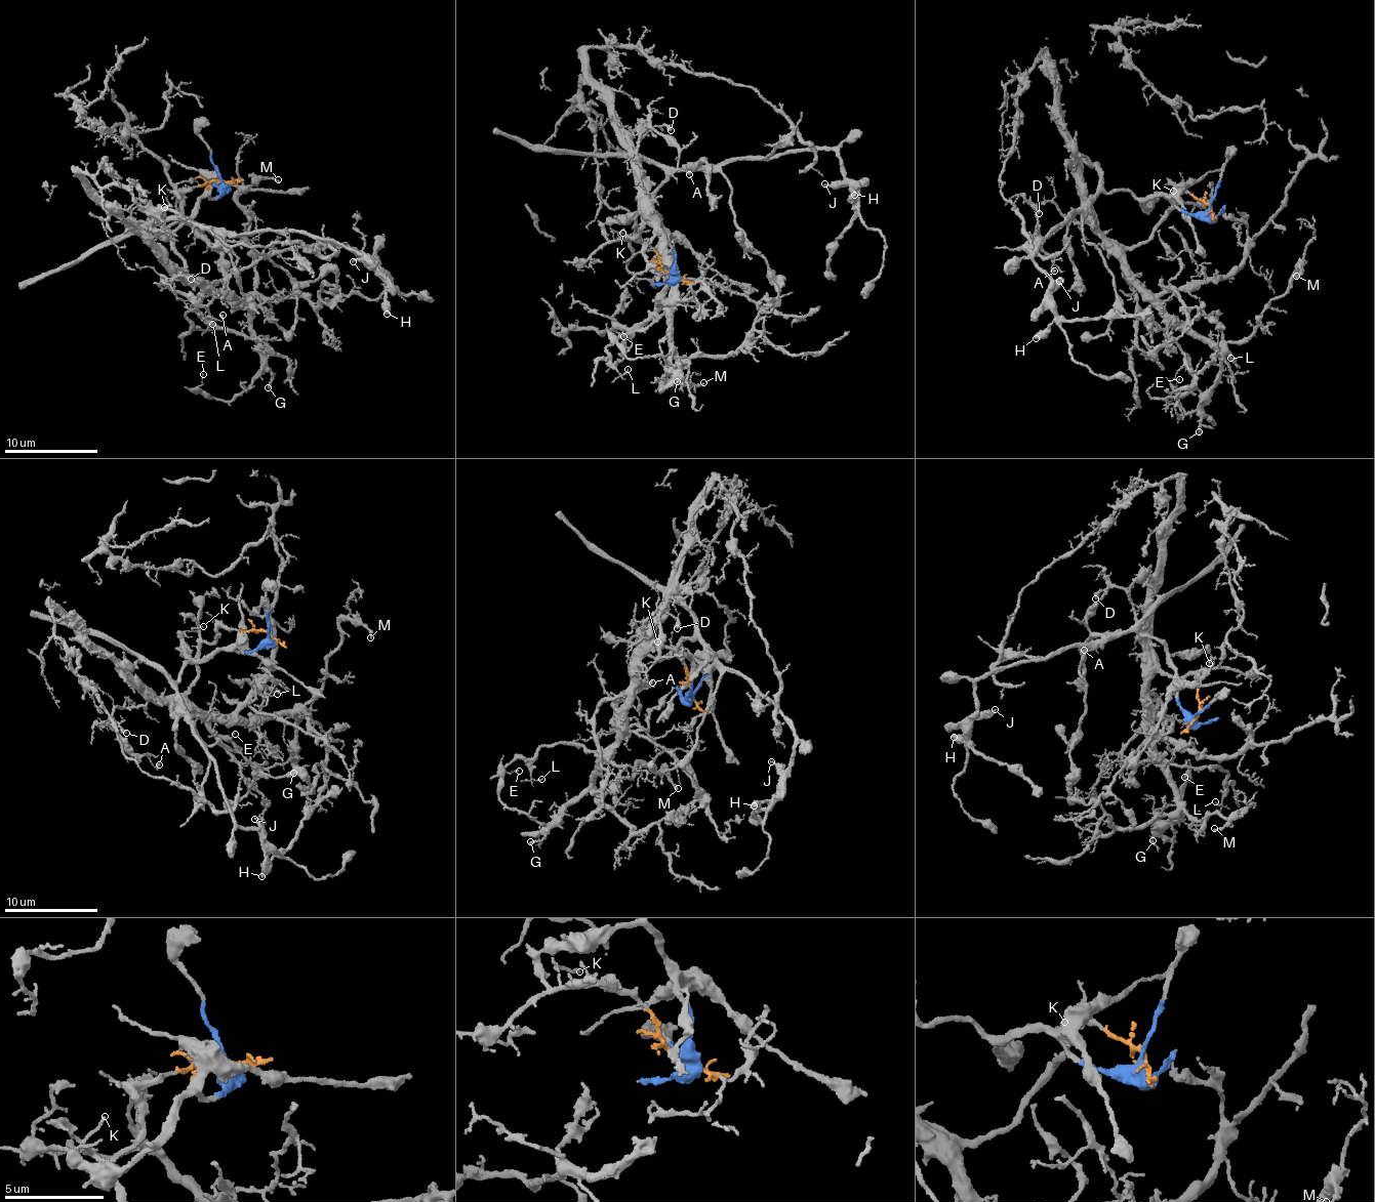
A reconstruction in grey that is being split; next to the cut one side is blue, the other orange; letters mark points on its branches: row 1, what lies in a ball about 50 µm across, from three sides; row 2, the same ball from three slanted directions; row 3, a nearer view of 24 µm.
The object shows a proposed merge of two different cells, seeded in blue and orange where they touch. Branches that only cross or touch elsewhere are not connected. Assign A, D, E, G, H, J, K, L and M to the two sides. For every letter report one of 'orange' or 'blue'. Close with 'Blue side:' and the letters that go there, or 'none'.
A: orange
D: orange
E: orange
G: orange
H: blue
J: blue
K: orange
L: orange
M: orange
Blue side: H, J

